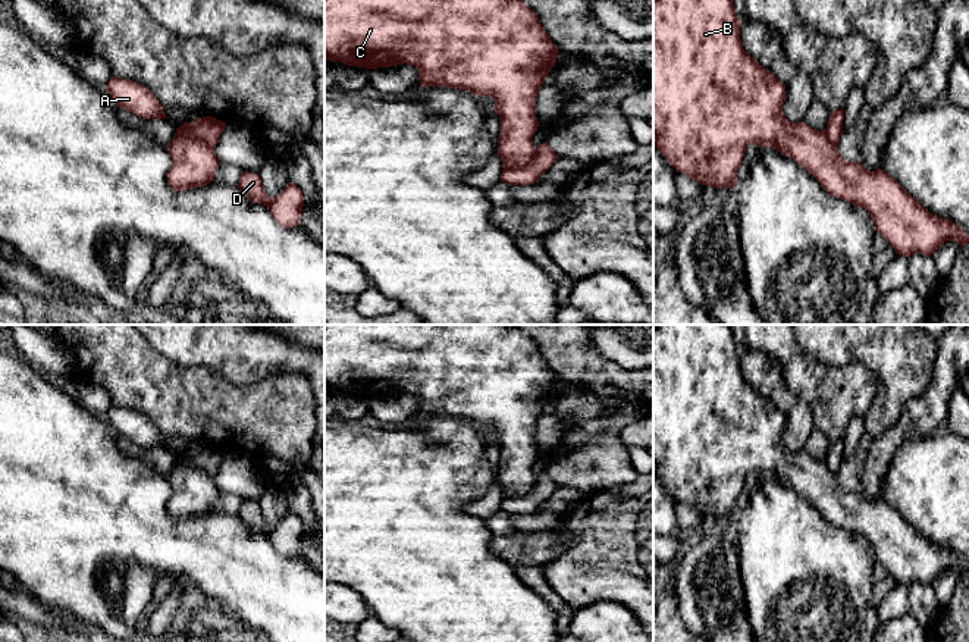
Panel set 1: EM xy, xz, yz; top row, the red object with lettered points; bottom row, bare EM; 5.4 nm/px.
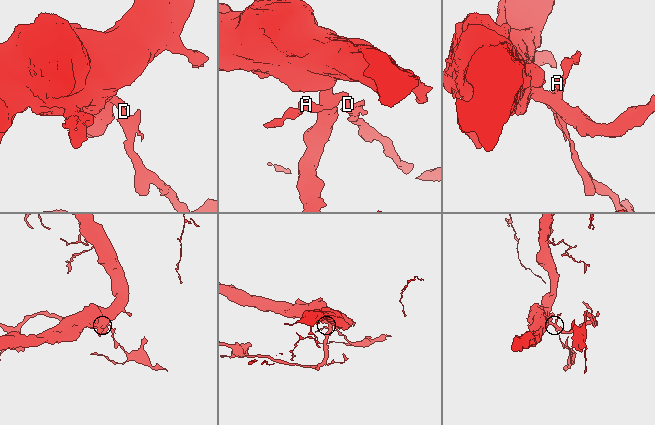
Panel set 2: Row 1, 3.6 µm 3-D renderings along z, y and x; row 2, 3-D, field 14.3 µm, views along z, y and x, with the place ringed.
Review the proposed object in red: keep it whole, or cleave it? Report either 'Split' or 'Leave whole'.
Split

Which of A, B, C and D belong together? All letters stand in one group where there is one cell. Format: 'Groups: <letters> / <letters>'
Groups: A D / B C

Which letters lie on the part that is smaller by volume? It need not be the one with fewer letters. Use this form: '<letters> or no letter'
A, D

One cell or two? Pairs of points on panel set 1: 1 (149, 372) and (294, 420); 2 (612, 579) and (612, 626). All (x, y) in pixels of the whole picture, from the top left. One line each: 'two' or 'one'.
1: one
2: two

